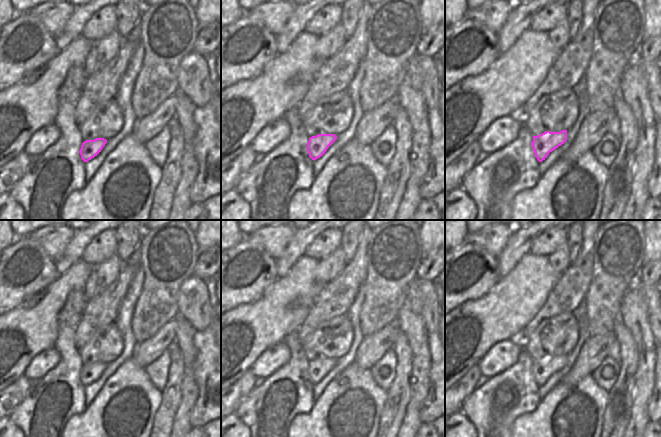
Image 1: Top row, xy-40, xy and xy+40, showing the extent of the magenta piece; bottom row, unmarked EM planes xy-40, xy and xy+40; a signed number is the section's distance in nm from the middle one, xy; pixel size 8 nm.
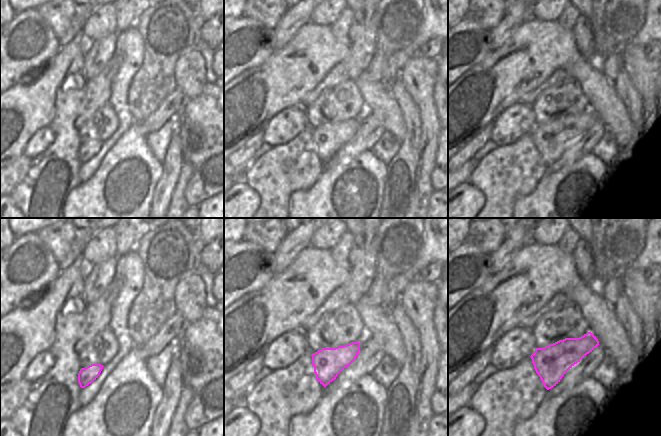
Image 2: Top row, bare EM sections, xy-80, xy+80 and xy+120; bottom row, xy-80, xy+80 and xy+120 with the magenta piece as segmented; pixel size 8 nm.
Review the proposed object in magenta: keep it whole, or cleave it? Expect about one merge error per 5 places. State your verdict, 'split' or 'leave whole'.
leave whole

